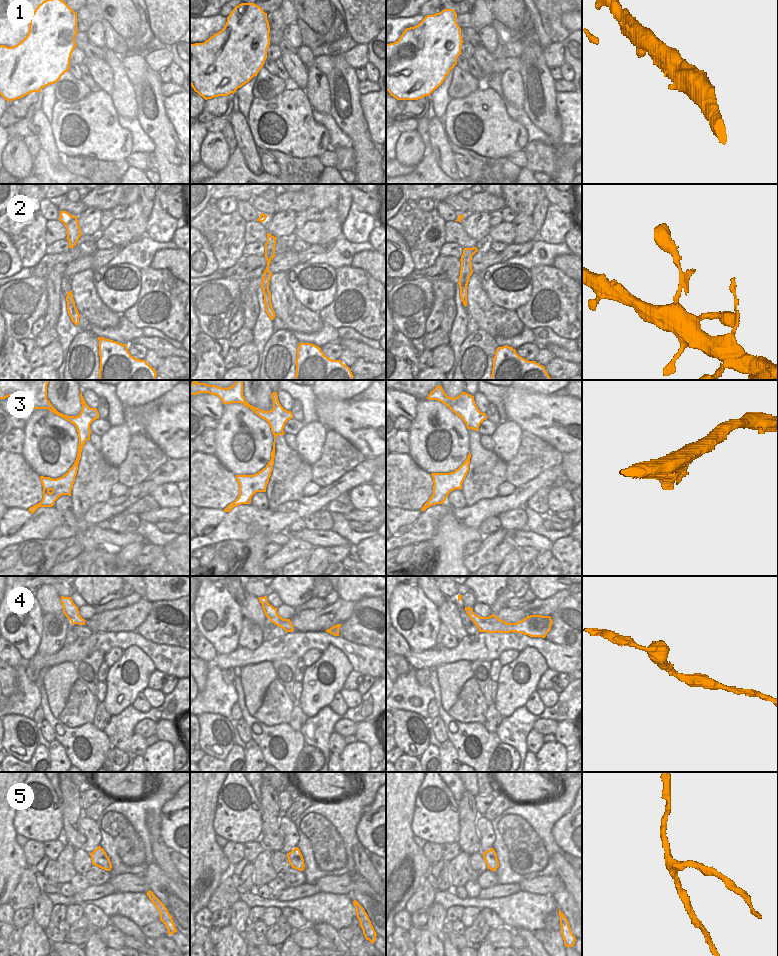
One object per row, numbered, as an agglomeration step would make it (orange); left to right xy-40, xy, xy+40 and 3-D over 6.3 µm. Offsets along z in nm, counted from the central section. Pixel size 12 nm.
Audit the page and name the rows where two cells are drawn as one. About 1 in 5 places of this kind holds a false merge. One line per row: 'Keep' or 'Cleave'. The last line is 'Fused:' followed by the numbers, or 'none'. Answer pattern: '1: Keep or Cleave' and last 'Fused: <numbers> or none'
1: Keep
2: Keep
3: Keep
4: Keep
5: Keep
Fused: none

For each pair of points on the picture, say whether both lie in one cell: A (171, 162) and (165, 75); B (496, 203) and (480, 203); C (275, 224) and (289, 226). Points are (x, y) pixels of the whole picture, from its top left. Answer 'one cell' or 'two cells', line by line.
A: two cells
B: one cell
C: one cell

